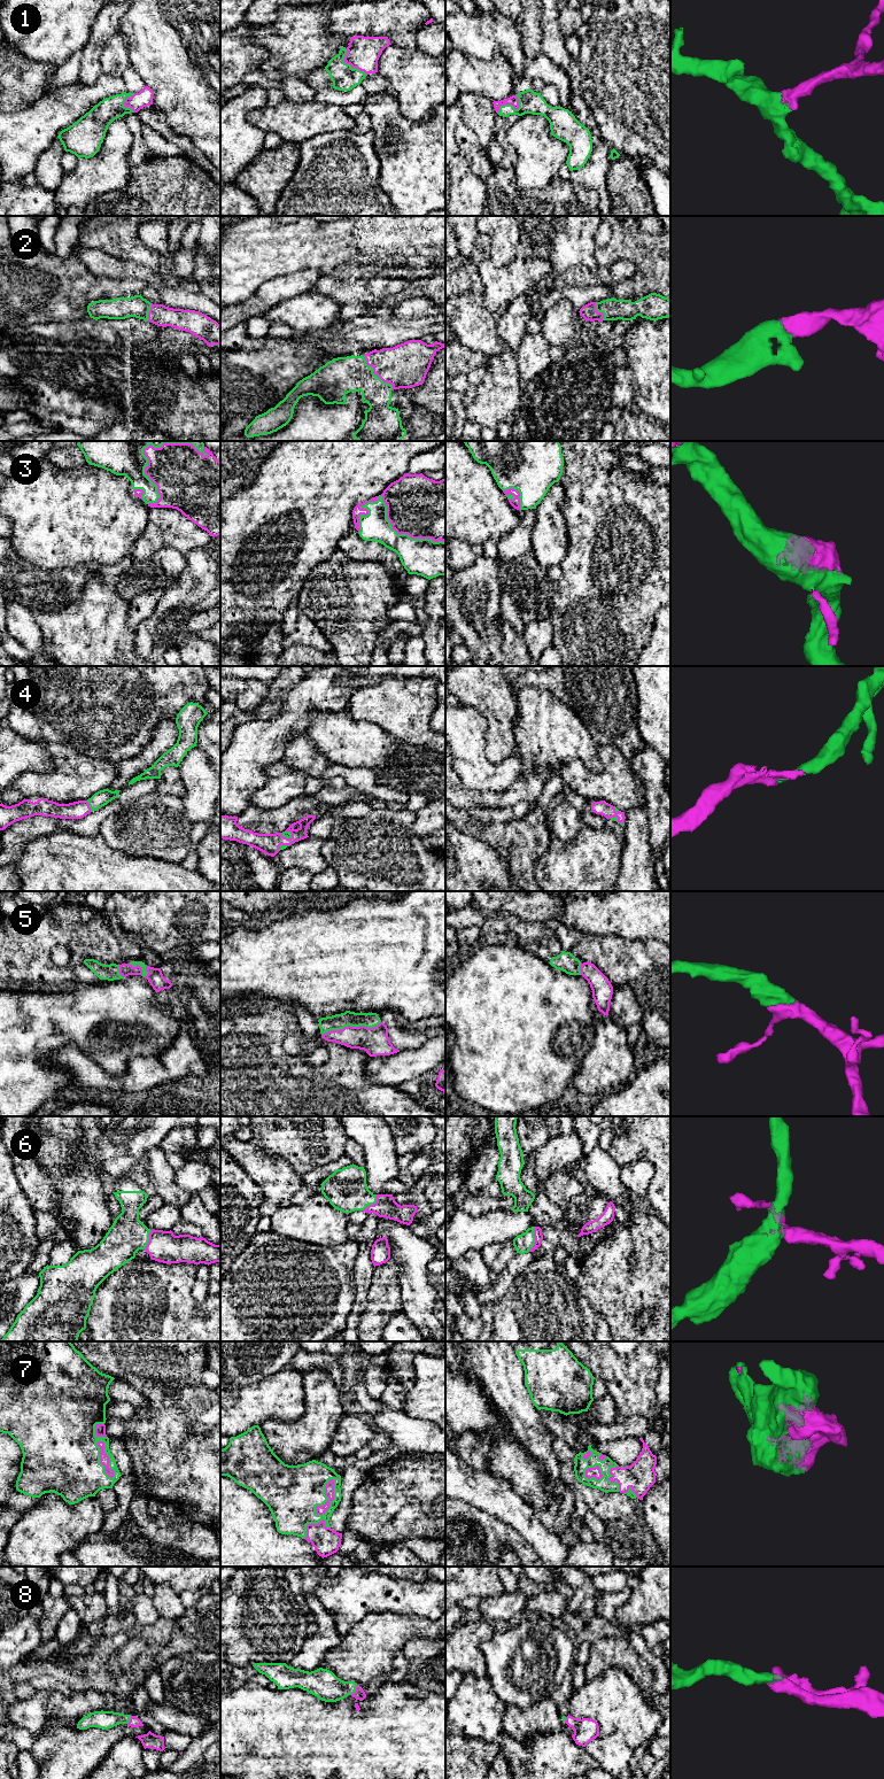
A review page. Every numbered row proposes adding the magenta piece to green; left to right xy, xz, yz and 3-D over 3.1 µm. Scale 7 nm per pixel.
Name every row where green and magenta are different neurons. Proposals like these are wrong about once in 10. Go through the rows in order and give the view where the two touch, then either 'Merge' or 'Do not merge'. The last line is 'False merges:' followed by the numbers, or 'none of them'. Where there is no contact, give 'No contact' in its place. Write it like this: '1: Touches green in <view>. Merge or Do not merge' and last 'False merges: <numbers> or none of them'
1: Touches green in xz. Merge
2: Touches green in xz. Merge
3: Touches green in xy. Merge
4: Touches green in xy. Merge
5: Touches green in xz. Merge
6: Touches green in yz. Merge
7: Touches green in xz. Merge
8: Touches green in xz. Merge
False merges: none of them

